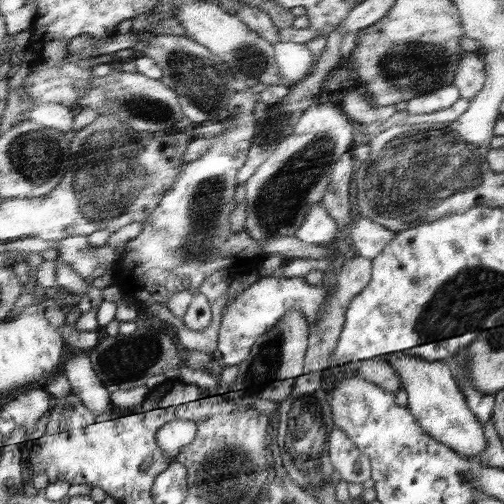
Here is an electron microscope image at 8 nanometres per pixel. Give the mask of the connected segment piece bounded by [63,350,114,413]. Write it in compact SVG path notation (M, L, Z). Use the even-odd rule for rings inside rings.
M72 350L64 365L64 375L68 378L71 393L74 393L84 407L94 413L112 409L108 389L101 383L96 371L92 368L88 352Z

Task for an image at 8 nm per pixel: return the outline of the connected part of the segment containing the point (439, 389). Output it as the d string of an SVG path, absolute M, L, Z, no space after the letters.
M391 355L385 358L401 376L408 395L407 410L418 421L424 432L436 442L451 448L462 458L480 458L486 448L486 436L482 424L467 404L450 364L445 361L424 360L413 356Z

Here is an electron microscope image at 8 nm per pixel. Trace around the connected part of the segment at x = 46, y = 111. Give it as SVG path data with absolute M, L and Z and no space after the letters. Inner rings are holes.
M36 102L29 112L29 118L41 125L70 133L75 117L71 107L54 102Z

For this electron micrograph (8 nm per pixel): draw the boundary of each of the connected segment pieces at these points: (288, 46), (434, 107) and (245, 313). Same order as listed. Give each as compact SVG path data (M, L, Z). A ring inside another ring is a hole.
M278 42L274 47L276 68L283 76L283 81L294 84L308 75L316 58L312 56L313 52L310 52L307 44Z
M450 81L448 86L408 100L405 110L412 114L430 114L430 112L450 108L458 98L461 98L461 94Z
M277 274L266 278L260 276L257 282L240 292L234 301L226 304L222 312L216 356L220 357L227 366L239 365L250 354L255 341L275 328L276 324L280 324L282 316L288 311L300 311L308 321L308 325L312 326L320 315L320 307L326 295L328 295L328 286L323 283L312 286L300 277L282 278Z

